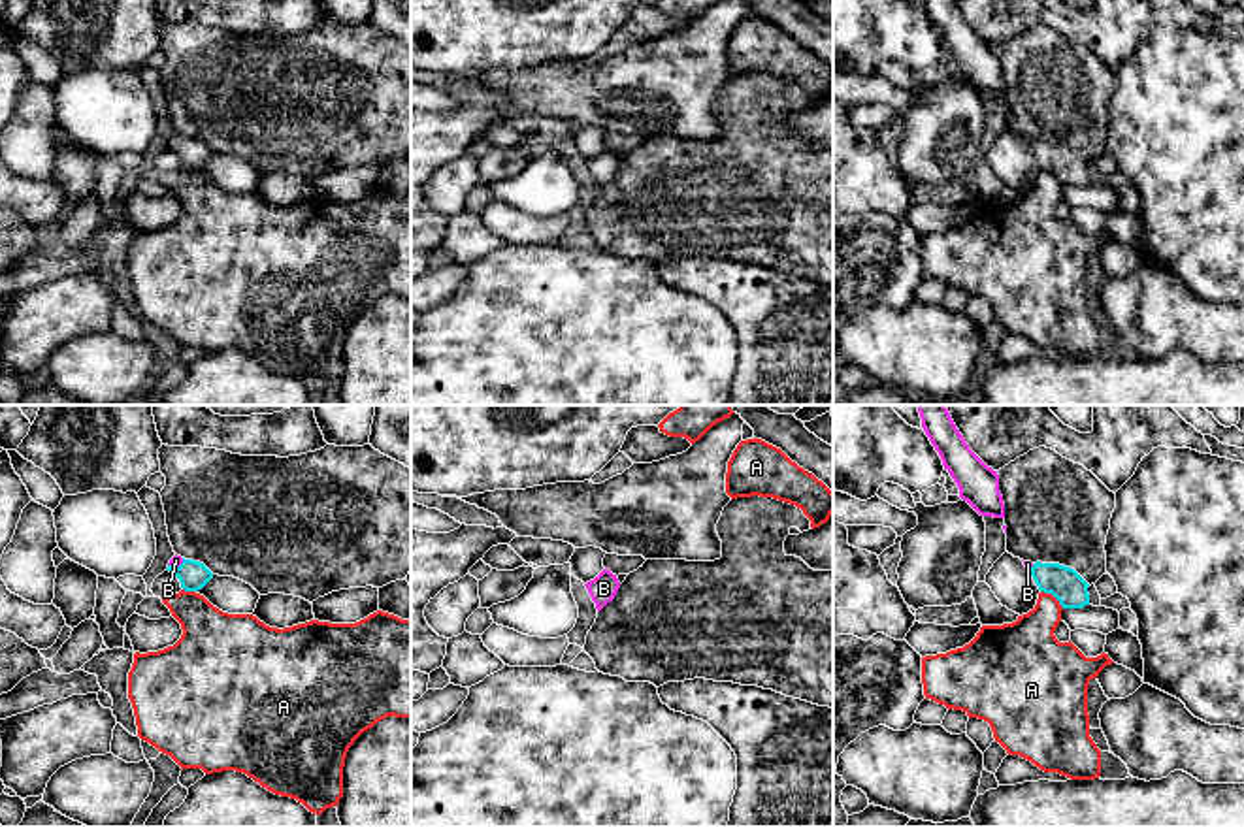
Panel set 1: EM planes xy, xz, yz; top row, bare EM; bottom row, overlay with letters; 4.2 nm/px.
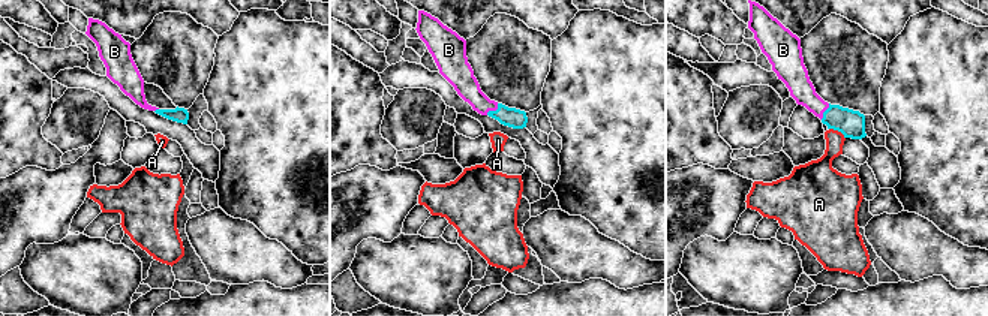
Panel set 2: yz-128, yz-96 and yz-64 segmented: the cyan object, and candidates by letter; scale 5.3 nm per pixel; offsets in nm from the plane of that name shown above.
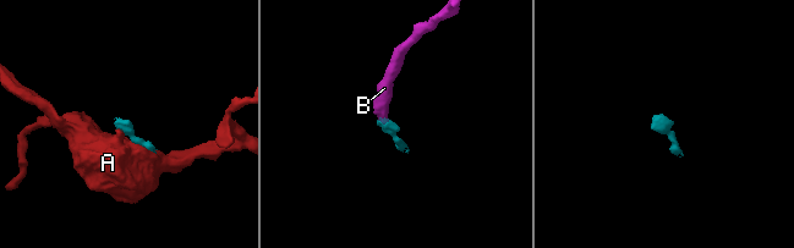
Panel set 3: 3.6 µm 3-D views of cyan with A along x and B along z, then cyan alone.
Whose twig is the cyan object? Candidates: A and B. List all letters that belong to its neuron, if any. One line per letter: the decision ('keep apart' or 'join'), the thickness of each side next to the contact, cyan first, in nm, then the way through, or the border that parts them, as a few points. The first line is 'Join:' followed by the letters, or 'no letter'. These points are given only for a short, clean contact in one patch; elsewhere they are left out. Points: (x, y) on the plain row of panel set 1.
Join: B
A: keep apart; 150 nm thick on the cyan side, 260 nm on the other
B: join; 130 nm thick on the cyan side, 50 nm on the other; runs through xy (193, 153), (176, 145), (176, 138)

